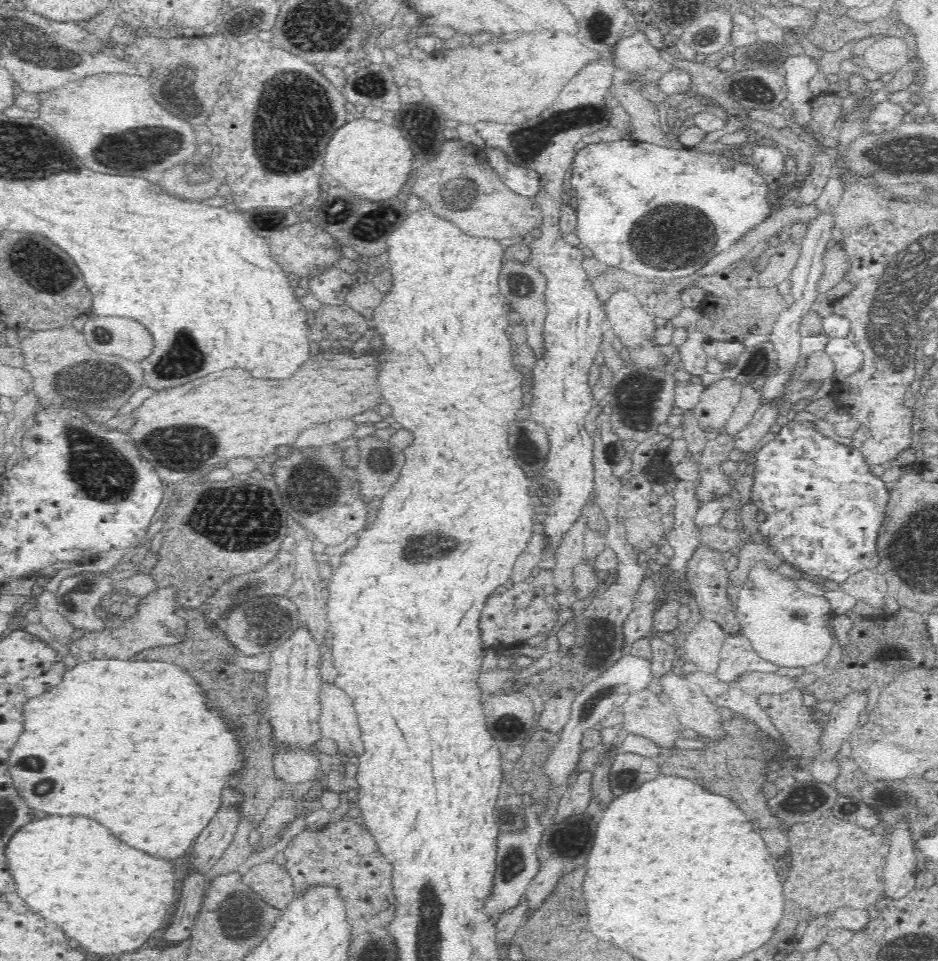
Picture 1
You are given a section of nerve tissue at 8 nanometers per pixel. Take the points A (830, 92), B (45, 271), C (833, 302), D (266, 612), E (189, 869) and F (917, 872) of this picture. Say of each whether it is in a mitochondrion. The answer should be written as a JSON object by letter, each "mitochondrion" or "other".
{"A":"other","B":"mitochondrion","C":"other","D":"mitochondrion","E":"other","F":"other"}

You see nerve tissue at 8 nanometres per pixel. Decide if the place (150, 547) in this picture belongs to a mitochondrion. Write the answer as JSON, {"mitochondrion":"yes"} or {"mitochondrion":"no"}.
{"mitochondrion":"no"}

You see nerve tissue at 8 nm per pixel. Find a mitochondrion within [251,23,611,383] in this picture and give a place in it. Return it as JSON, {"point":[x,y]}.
{"point":[304,116]}

